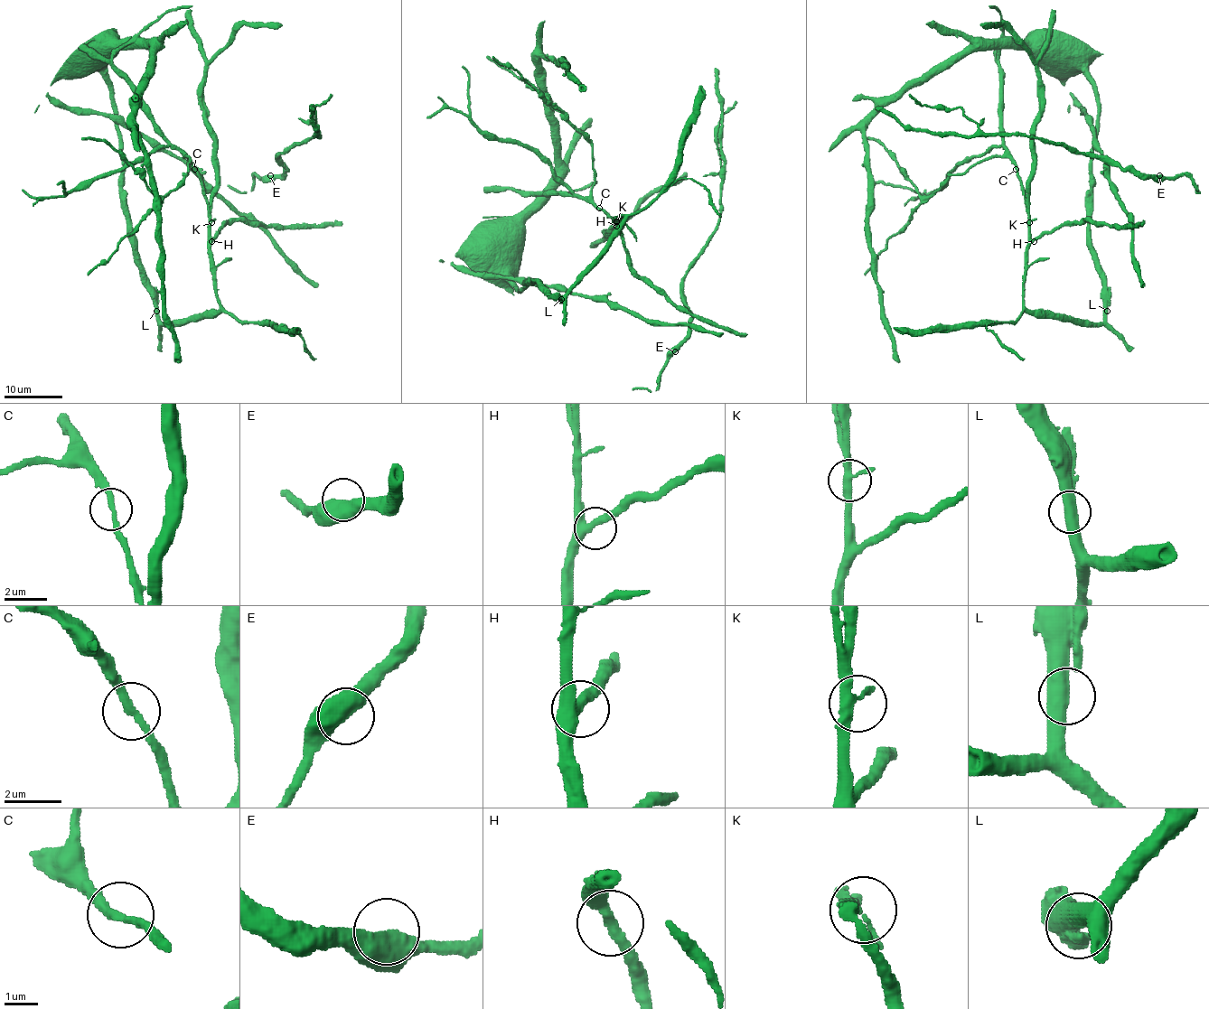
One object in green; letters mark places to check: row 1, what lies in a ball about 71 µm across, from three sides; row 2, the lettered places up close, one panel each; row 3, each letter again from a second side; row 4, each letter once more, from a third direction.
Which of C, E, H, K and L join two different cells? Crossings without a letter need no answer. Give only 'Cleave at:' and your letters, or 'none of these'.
Cleave at: none of these

